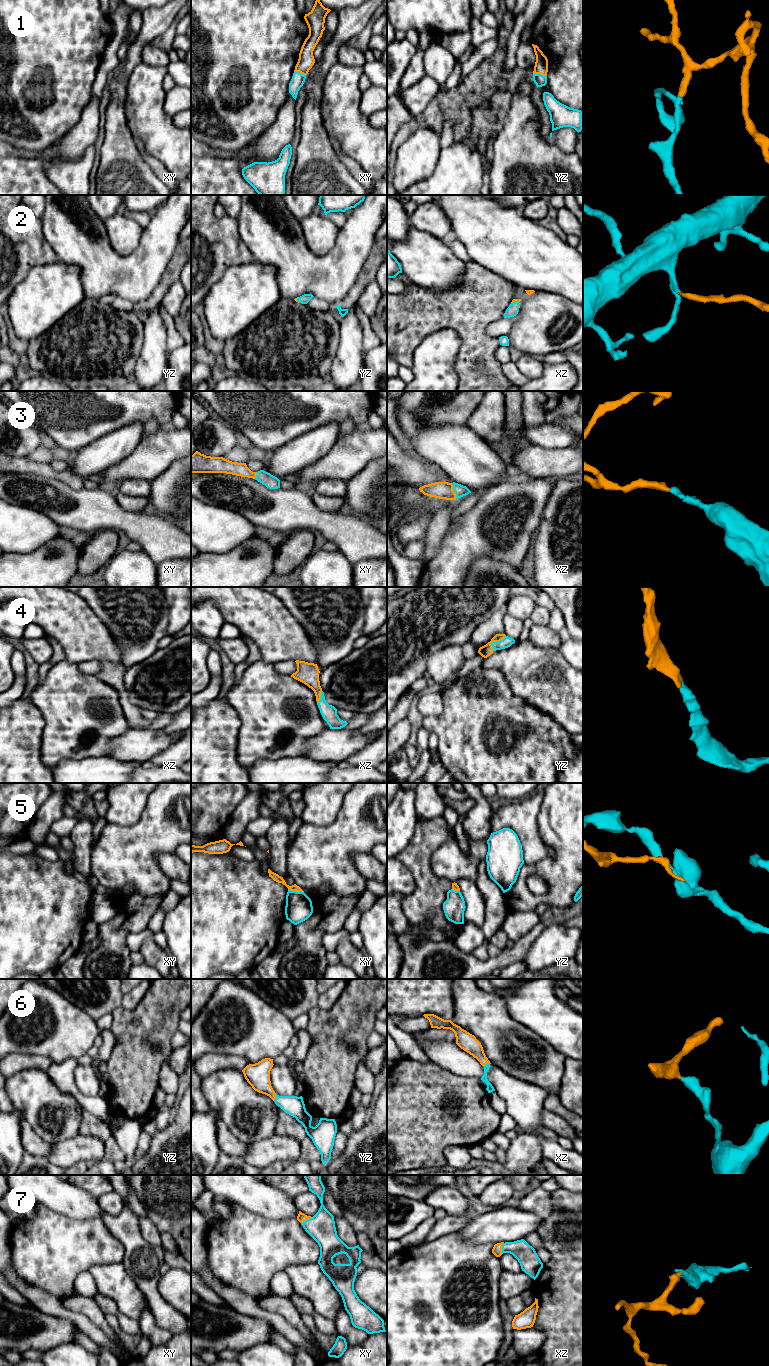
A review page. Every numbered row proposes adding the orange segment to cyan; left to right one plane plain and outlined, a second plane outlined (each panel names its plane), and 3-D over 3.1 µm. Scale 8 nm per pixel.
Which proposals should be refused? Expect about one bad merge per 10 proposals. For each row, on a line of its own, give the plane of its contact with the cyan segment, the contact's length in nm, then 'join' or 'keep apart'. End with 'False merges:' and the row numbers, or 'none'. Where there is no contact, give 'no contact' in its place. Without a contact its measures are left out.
1: yz | 110 nm | join
2: xz | 70 nm | join
3: xz | 130 nm | join
4: yz | 160 nm | join
5: xy | 130 nm | join
6: yz | 50 nm | join
7: xz | 90 nm | join
False merges: none

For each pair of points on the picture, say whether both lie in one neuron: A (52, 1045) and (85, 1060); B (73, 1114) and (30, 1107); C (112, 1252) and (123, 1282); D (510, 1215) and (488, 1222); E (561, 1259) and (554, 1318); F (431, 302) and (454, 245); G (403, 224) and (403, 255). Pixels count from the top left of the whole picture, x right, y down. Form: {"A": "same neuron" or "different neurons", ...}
{"A": "different neurons", "B": "same neuron", "C": "different neurons", "D": "same neuron", "E": "same neuron", "F": "different neurons", "G": "different neurons"}

